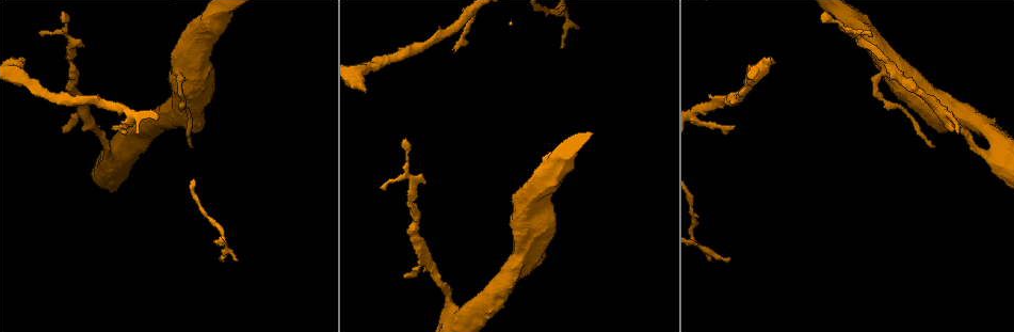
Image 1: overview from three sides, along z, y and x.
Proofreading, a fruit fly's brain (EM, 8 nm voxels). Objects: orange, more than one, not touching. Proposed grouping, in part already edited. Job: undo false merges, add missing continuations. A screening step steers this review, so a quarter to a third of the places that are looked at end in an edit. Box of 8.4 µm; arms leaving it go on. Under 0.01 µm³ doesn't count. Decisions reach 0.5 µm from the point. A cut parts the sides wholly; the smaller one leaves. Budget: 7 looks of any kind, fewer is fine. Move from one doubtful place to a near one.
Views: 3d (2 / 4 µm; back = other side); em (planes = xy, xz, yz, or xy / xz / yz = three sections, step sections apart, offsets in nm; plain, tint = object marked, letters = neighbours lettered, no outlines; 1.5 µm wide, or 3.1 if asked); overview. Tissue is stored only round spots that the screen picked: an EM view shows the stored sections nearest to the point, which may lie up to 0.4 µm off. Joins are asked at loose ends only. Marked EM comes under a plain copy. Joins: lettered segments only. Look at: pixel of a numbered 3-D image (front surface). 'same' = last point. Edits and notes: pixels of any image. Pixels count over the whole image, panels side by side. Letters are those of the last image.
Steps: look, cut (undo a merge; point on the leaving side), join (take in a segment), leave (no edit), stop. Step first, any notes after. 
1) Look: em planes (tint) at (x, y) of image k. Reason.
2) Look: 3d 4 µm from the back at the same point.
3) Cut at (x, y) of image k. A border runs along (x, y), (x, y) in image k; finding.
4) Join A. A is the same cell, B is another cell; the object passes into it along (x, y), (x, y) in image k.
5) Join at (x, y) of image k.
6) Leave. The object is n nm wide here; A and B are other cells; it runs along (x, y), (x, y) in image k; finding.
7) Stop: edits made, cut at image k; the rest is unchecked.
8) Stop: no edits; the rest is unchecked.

Look: em planes (letters) at (868, 33) of image 1. Free end.

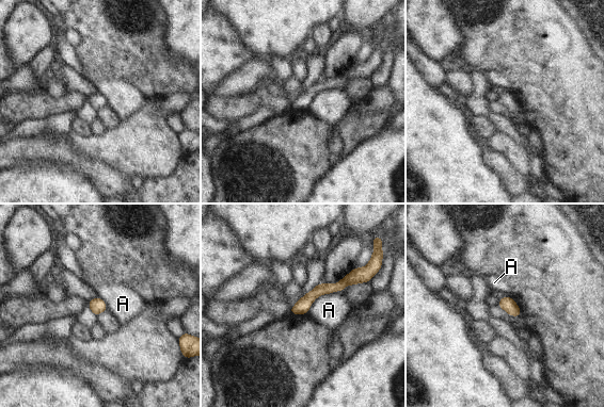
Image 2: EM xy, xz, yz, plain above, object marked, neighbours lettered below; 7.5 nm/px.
Leave. The object is 110 nm wide here; A is another cell; a border runs along (343, 290), (319, 295), (306, 313) in image 2; no lettered segment goes on from it.

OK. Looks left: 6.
Look: em yz step 8 (tint) at (178, 74) of image 1. Touches itself.

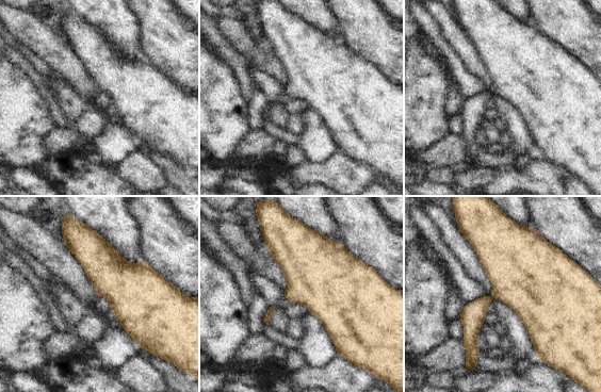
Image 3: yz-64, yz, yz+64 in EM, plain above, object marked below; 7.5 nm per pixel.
Look: em planes (letters) at the same point. Cut it another way.

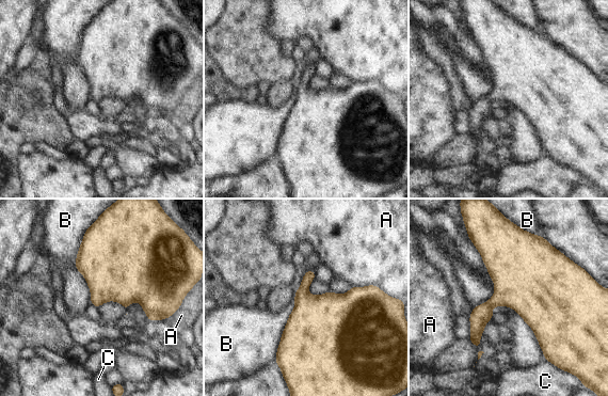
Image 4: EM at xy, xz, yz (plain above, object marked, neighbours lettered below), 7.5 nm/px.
Leave. The longest contact is with B, 480 nm; A, B and C are other cells; all the same neuron.

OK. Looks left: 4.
Look: em xy step 8 (letters) at (471, 17) of image 1. Abrupt turn.

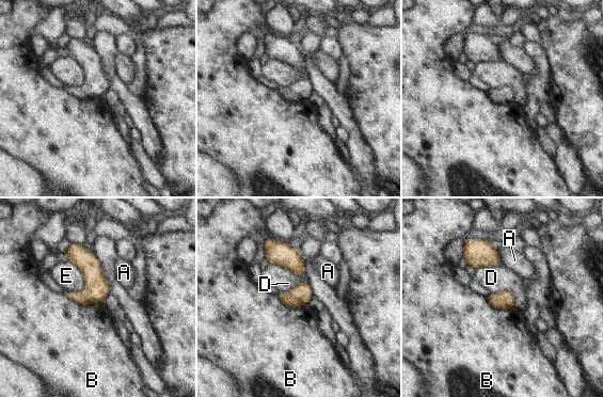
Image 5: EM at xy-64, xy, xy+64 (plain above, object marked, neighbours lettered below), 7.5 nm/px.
Leave. A, B, D and E are other cells; all the same neuron.

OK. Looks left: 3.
Stop: no edits; the rest is unchecked.

